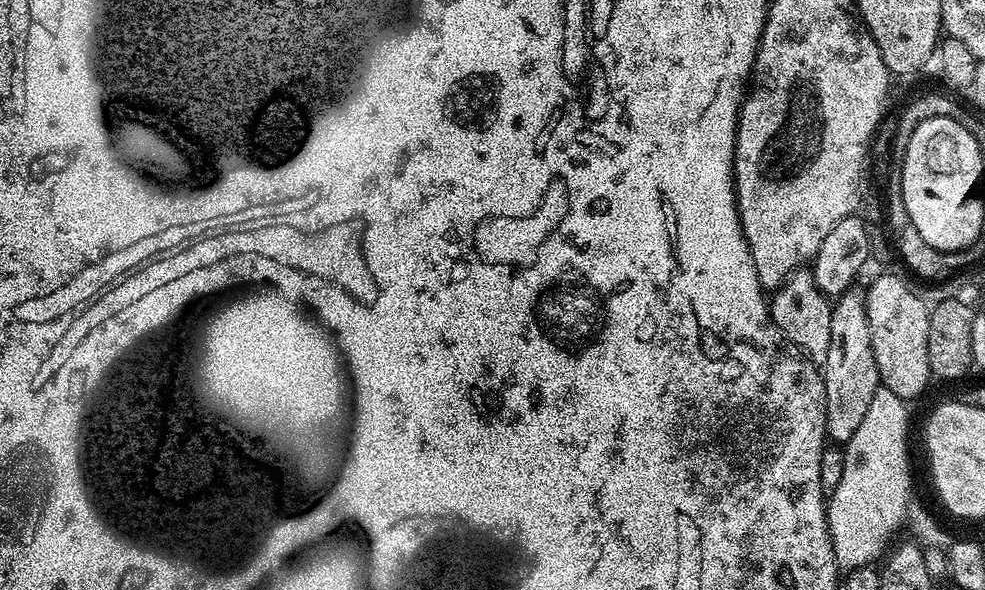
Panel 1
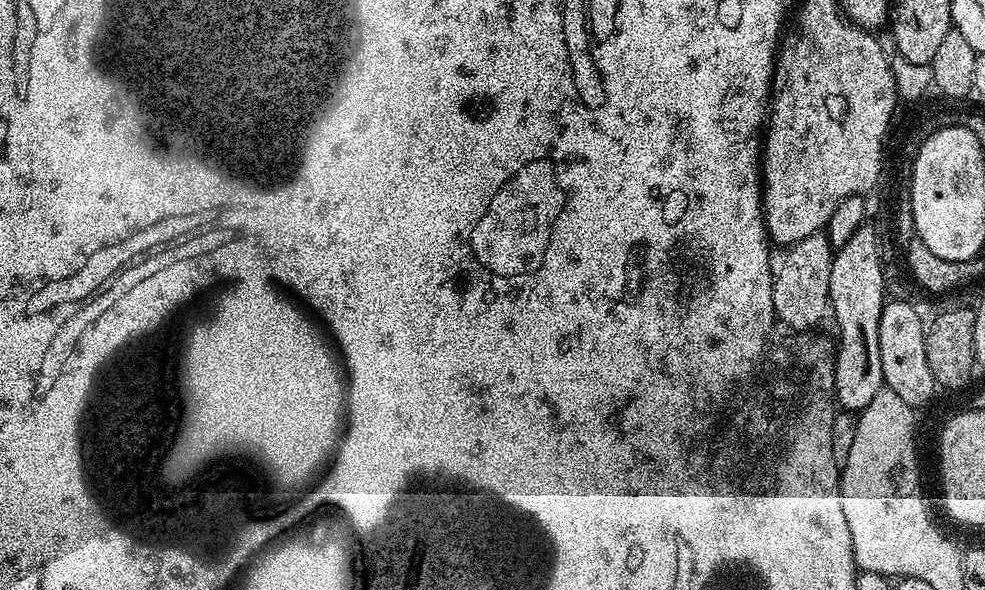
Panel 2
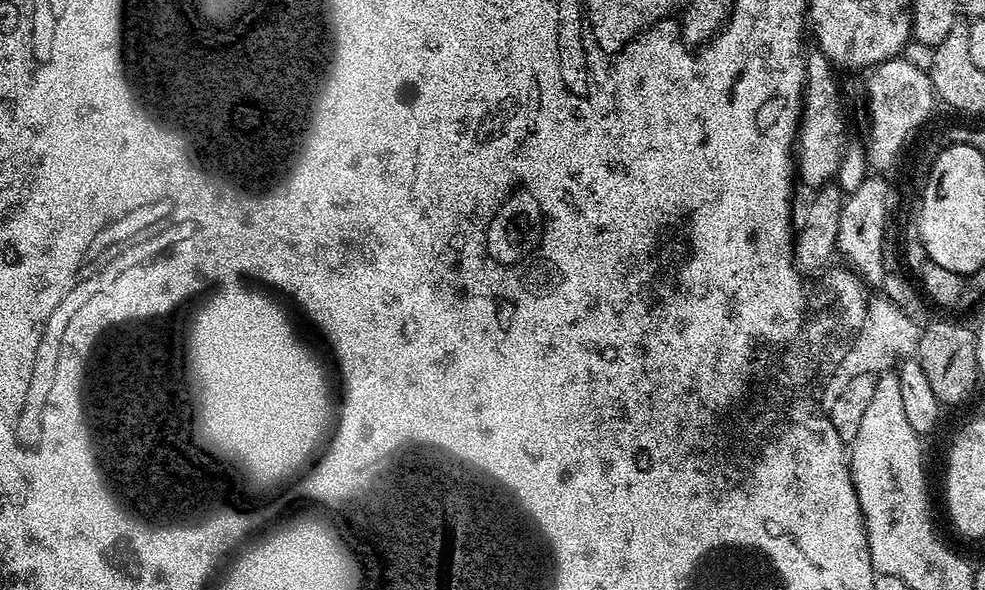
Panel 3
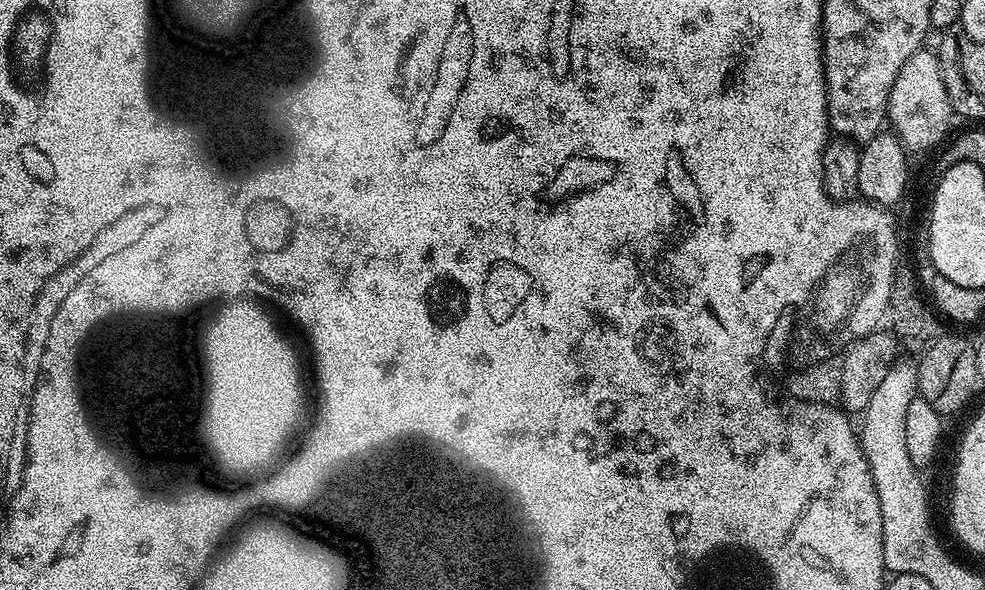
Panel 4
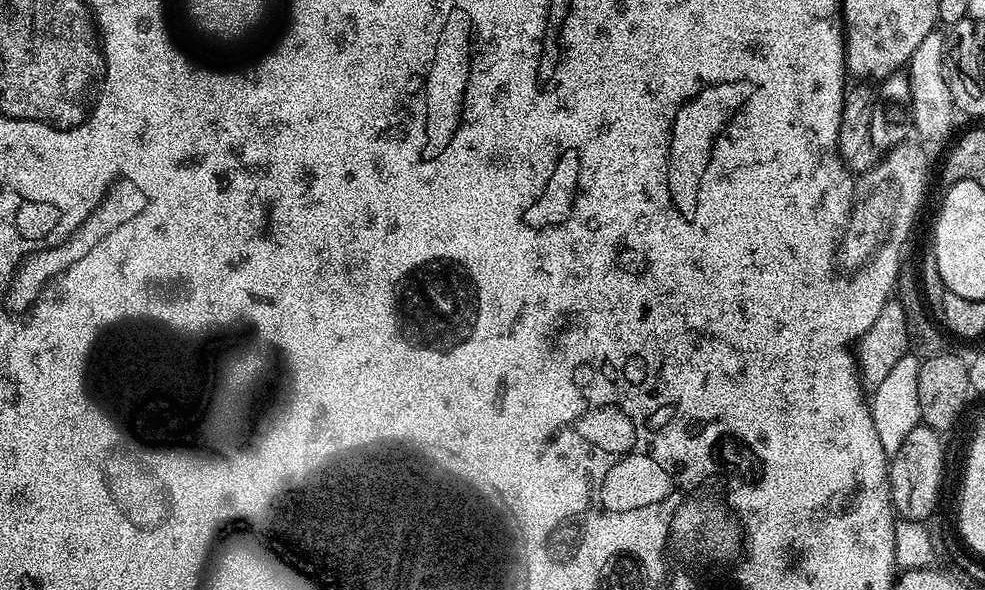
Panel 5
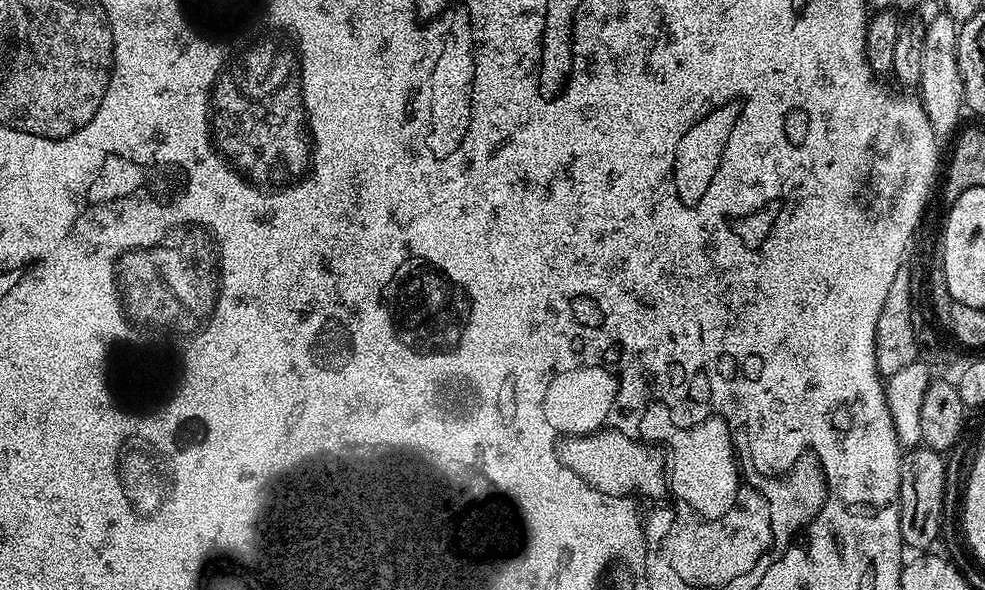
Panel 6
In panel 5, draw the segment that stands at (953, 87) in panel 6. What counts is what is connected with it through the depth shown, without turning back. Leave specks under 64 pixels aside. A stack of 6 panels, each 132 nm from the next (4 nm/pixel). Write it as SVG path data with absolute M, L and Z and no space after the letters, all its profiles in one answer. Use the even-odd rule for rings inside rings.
M934 30L922 38L918 50L908 59L906 71L910 78L910 124L924 140L932 144L940 144L948 135L953 135L952 127L956 124L958 109L952 100L952 91L948 85L946 71L946 36L940 30Z

